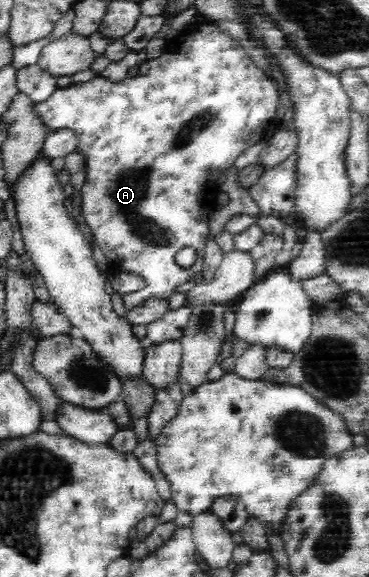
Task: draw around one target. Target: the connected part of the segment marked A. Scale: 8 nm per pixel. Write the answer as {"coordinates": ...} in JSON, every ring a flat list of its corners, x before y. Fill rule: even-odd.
{"coordinates":[[198,21,196,24,188,26,186,30,175,34,171,40,171,47,161,57,148,62,149,71,147,73,139,73,135,77,127,77,123,81,112,81,99,75,87,83,73,83,64,88,58,87,47,103,39,106,34,105,36,113,41,119,42,127,45,127,49,132,65,128,72,129,78,137,76,152,81,153,85,160,85,183,81,189,81,213,83,213,85,223,89,225,99,249,105,254,111,271,117,270,136,275,144,283,143,288,122,295,127,312,141,305,141,302,148,297,169,298,176,286,189,281,193,275,201,271,204,253,206,252,205,247,211,238,208,226,209,218,215,205,218,204,218,194,221,192,219,189,220,179,227,169,235,166,237,157,245,149,261,139,267,138,268,132,273,129,282,105,282,98,279,95,280,89,275,81,267,75,267,71,263,67,259,67,251,61,243,43,239,39,235,39,233,35,229,35,225,29,221,29,217,21],[183,247,193,247,196,251,197,259,190,268,182,268,175,262,175,253]]}

